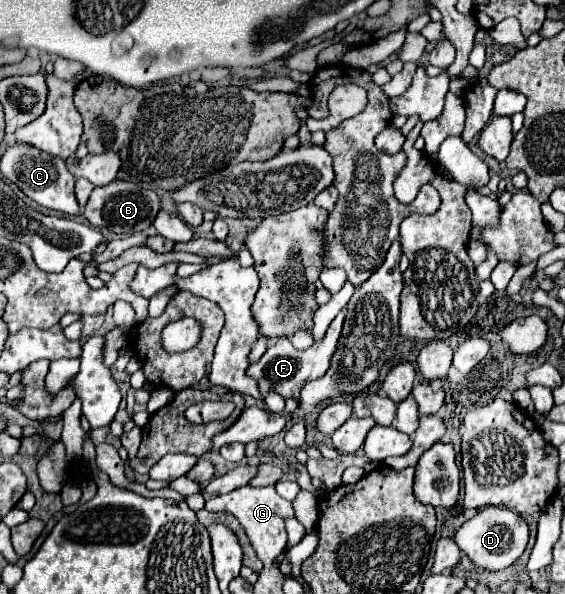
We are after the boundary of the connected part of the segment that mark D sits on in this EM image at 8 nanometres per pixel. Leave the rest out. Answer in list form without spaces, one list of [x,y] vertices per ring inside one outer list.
[[[487,506],[479,510],[471,520],[467,520],[455,534],[457,546],[471,558],[473,564],[485,570],[503,570],[523,554],[529,540],[529,526],[527,522],[507,508],[493,508]]]

